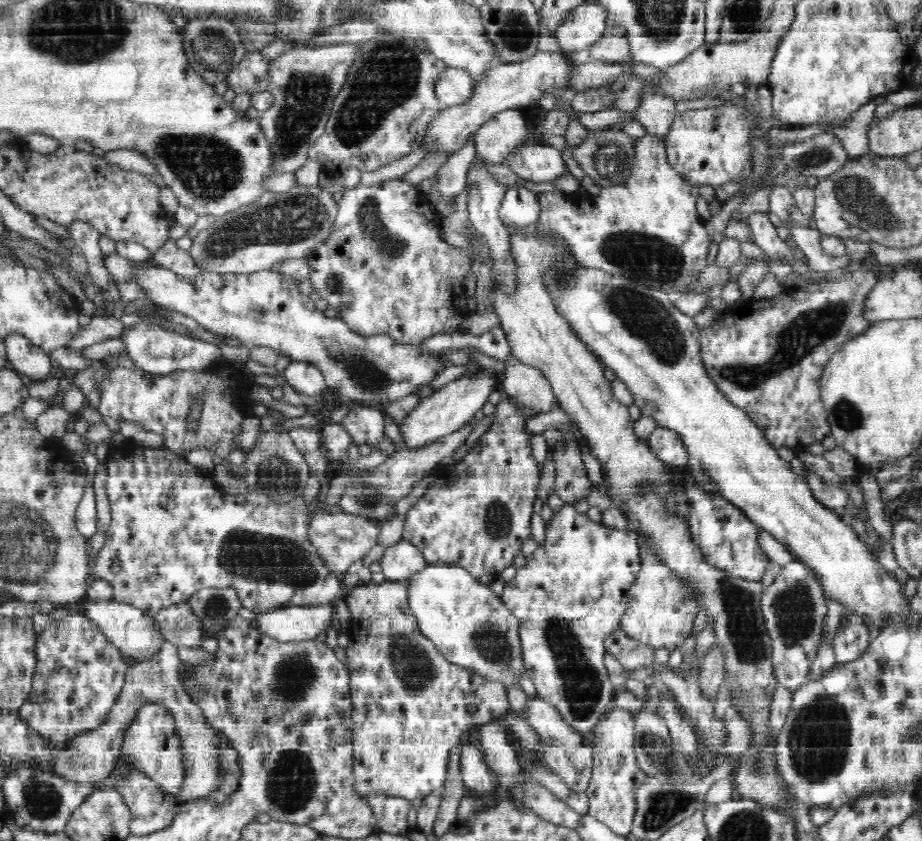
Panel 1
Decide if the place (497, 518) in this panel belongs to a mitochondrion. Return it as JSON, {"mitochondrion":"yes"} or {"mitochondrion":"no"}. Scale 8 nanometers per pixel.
{"mitochondrion":"yes"}

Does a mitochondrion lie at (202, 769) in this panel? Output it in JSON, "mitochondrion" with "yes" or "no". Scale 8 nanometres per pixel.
{"mitochondrion":"no"}

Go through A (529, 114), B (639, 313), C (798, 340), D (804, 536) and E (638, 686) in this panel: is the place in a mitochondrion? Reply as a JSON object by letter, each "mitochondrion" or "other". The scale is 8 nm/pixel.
{"A":"other","B":"mitochondrion","C":"mitochondrion","D":"other","E":"other"}

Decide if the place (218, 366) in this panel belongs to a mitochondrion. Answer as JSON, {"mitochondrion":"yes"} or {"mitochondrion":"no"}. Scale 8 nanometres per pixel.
{"mitochondrion":"no"}

